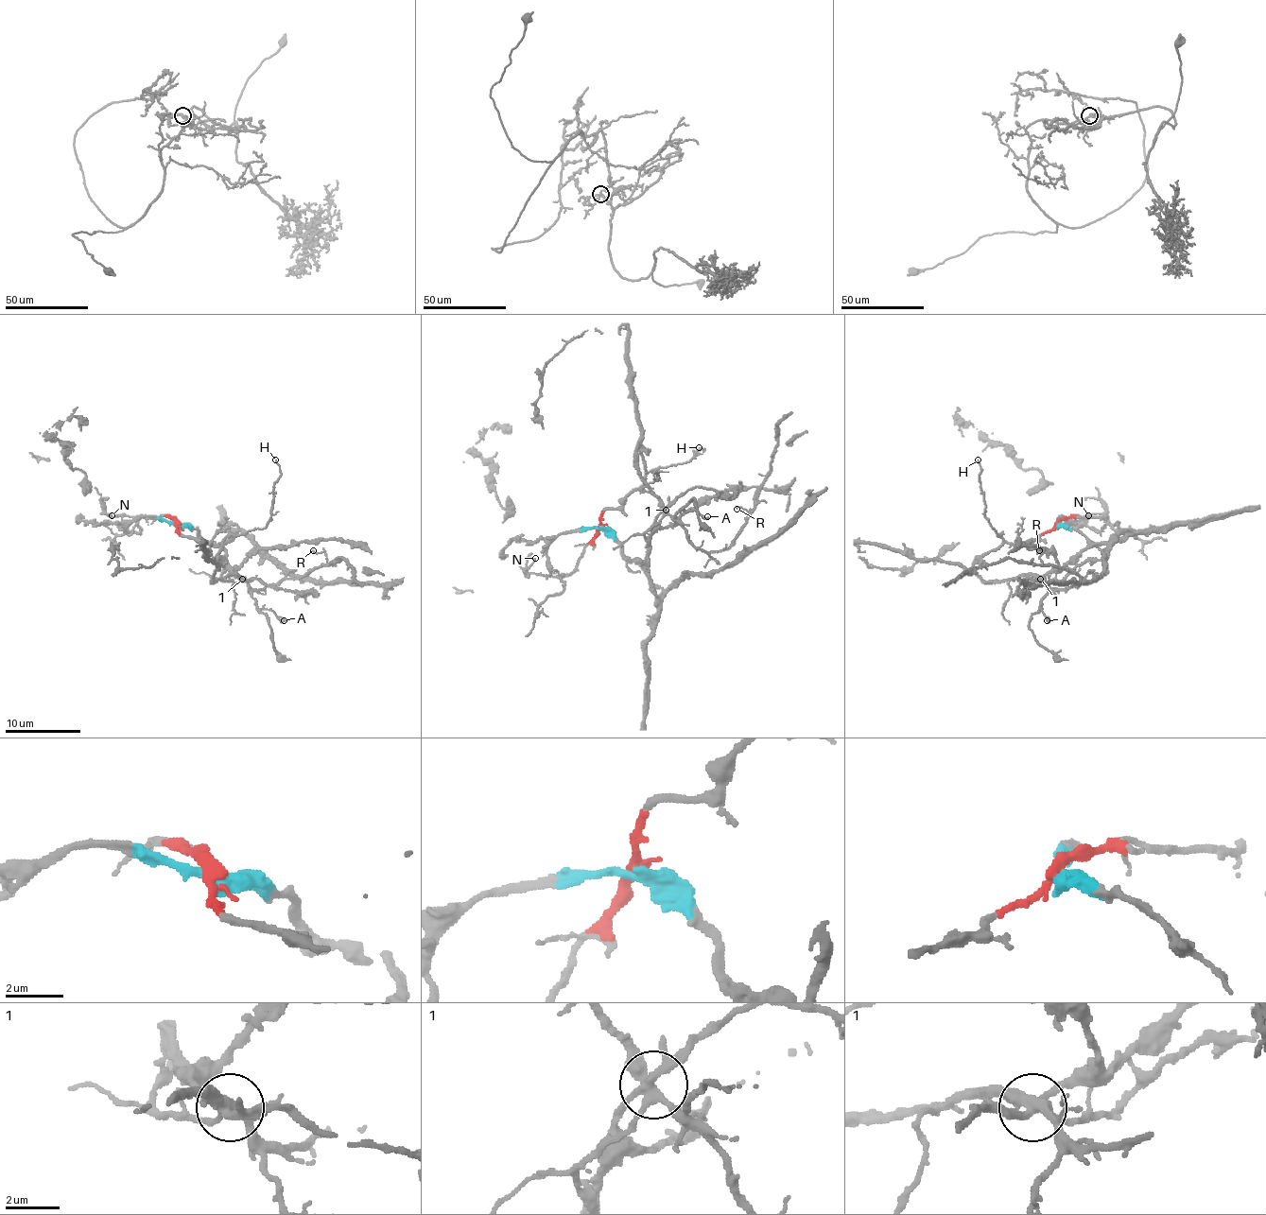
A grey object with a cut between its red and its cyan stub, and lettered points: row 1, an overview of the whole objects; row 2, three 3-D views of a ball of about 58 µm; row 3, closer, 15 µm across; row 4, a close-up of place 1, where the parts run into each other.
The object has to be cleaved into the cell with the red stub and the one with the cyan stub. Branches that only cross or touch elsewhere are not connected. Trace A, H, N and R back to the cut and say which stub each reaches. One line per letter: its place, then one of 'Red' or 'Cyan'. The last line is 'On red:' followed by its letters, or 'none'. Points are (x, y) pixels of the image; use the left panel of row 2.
A: Place: (284, 620). Red
H: Place: (275, 459). Red
N: Place: (112, 515). Red
R: Place: (313, 550). Red
On red: A, H, N, R

